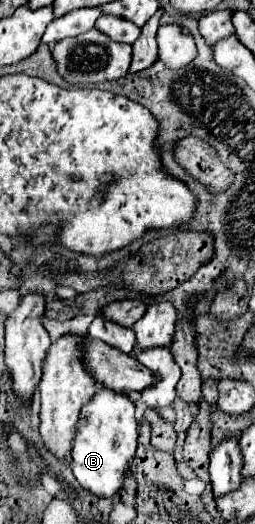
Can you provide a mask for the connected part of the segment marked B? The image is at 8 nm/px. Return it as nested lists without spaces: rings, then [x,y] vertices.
[[[103,390],[93,396],[93,402],[85,406],[85,418],[81,420],[75,444],[73,444],[73,474],[83,490],[95,498],[115,498],[125,484],[125,476],[137,452],[137,420],[135,404],[113,390]]]

